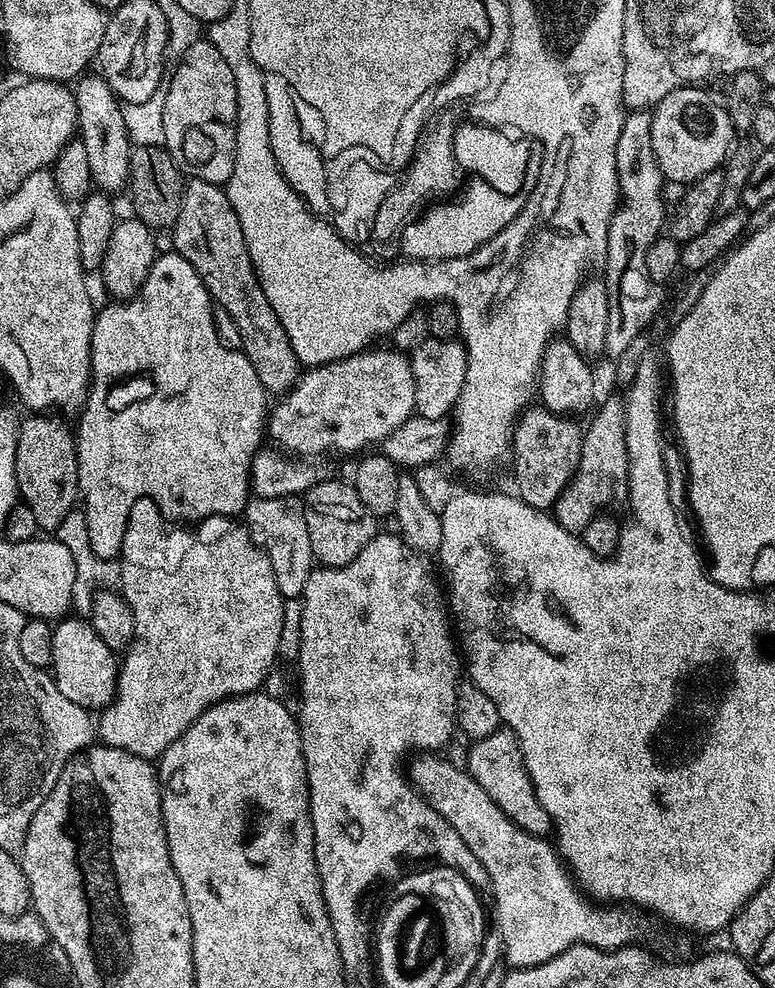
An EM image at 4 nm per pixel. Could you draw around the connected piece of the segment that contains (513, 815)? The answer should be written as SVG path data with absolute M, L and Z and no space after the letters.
M502 726L494 734L475 741L471 747L466 763L468 775L478 782L478 786L482 786L482 790L486 790L486 794L490 794L490 798L494 798L494 802L498 802L498 806L516 823L517 828L535 836L547 837L552 832L552 819L538 802L538 794L524 765L520 739L512 733L512 729Z

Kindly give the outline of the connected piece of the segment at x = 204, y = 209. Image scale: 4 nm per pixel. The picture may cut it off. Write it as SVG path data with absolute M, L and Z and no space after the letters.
M191 179L184 189L182 210L170 236L173 249L186 258L202 278L215 307L232 319L240 335L239 347L244 356L250 358L265 393L287 394L300 379L302 365L294 354L294 346L290 346L290 338L286 338L286 330L282 330L282 322L278 322L278 314L274 314L274 306L270 306L262 290L259 273L249 256L241 223L227 191L219 184Z

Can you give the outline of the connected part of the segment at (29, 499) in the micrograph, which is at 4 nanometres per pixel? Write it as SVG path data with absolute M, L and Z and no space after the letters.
M28 414L19 421L18 450L16 451L16 490L22 504L28 507L30 515L36 519L40 528L56 530L69 511L78 504L80 492L80 467L76 461L76 441L73 433L67 432L56 420L51 420L48 414Z

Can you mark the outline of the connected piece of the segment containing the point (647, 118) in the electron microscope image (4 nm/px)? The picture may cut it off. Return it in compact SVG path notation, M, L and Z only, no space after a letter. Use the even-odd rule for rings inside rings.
M632 110L625 115L622 122L622 134L618 134L618 154L616 155L616 173L622 203L612 215L613 241L621 240L632 248L643 250L648 248L657 236L661 235L666 224L666 208L664 212L664 196L660 191L666 185L666 177L658 166L654 154L654 142L650 142L652 113L648 110ZM631 192L640 192L640 196L628 196Z

